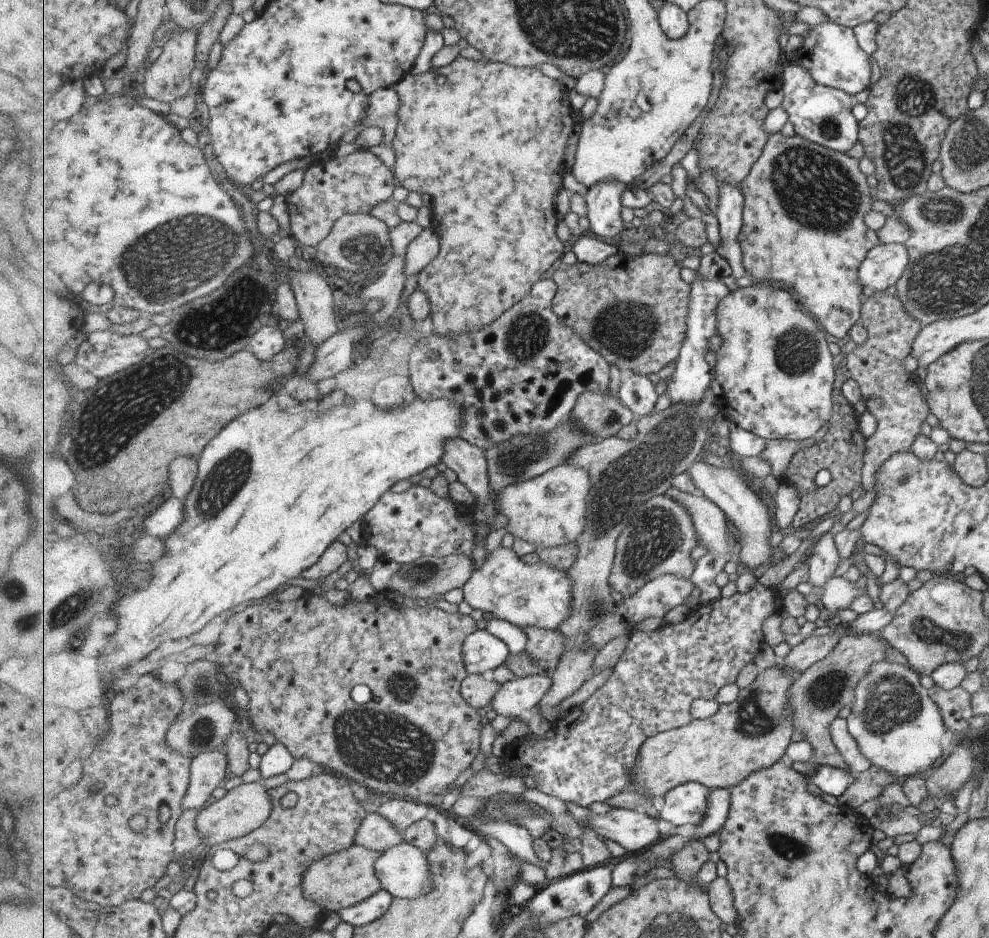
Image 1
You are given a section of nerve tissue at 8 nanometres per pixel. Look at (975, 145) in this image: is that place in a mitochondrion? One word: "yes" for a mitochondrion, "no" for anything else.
yes

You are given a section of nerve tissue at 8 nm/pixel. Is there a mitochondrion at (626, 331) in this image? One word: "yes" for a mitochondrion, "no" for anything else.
yes

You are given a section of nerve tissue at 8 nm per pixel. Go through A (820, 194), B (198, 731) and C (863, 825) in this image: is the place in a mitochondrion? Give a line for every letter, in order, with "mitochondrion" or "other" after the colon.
A: mitochondrion
B: mitochondrion
C: other

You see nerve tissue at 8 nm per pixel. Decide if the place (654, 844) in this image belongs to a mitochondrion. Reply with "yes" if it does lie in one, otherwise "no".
no

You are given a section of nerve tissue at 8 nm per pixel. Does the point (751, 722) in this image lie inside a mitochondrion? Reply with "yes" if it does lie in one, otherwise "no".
yes

